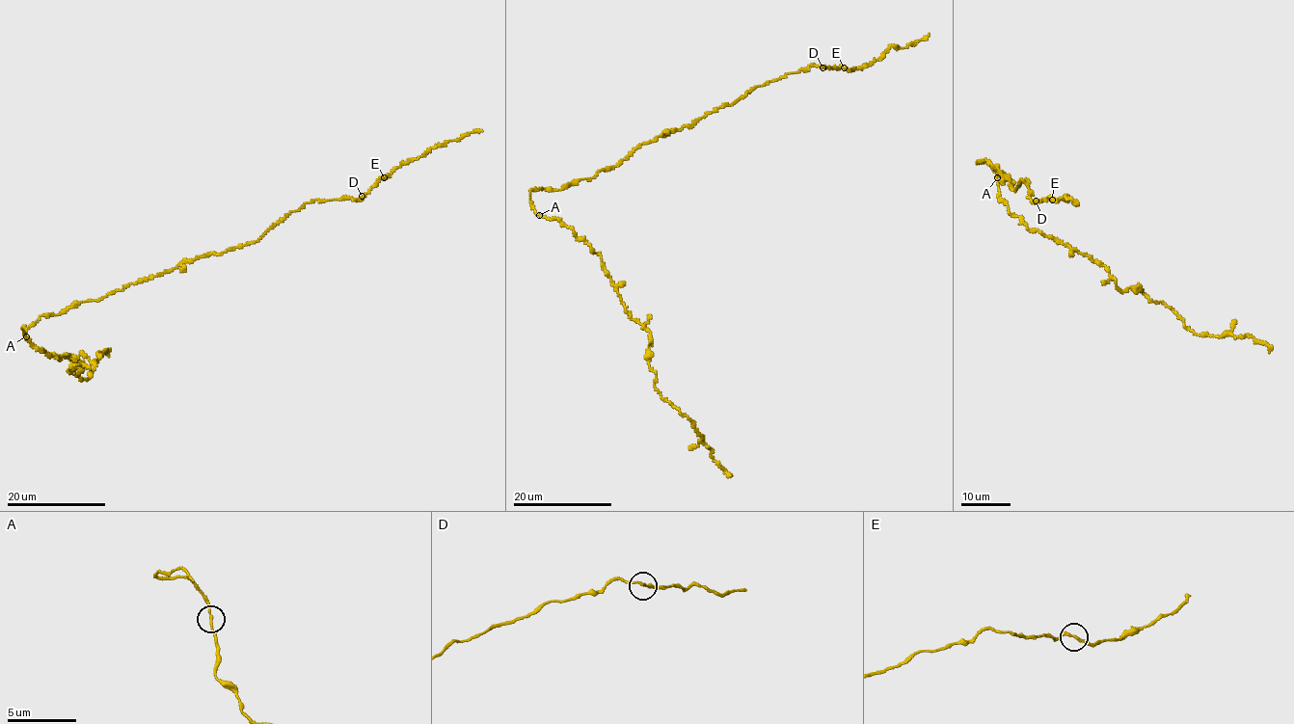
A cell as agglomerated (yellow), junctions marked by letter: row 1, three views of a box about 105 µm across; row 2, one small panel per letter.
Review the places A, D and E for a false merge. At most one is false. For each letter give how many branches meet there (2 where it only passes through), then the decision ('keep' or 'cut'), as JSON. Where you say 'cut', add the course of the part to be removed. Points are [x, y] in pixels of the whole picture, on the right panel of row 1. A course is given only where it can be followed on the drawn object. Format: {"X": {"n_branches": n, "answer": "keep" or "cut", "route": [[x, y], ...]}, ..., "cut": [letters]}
{"A": {"n_branches": 2, "answer": "keep"}, "D": {"n_branches": 2, "answer": "keep"}, "E": {"n_branches": 2, "answer": "keep"}, "cut": []}

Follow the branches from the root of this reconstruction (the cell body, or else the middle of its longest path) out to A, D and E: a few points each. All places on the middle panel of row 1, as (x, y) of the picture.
A: (579, 179), (561, 189), (530, 191), (532, 207), (540, 214)
D: (579, 179), (595, 178), (600, 170), (616, 167), (641, 145), (692, 125), (754, 88), (812, 66), (822, 67)
E: (579, 179), (595, 178), (641, 145), (692, 125), (789, 72), (815, 65), (844, 67)

